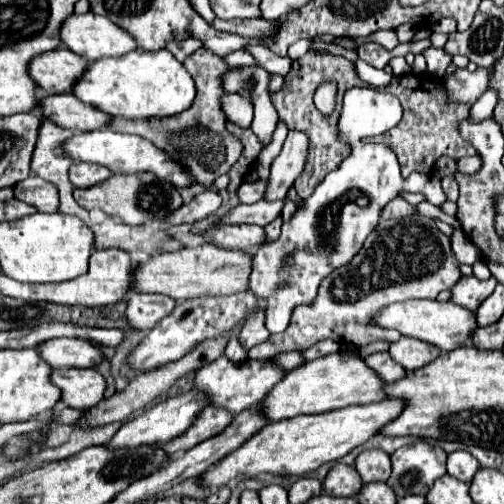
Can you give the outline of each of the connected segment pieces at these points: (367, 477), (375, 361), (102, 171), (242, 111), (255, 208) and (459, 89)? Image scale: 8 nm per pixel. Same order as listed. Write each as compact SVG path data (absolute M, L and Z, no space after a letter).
M370 449L370 451L362 451L356 457L356 465L354 465L362 477L364 483L372 483L372 481L388 481L388 475L392 471L392 463L390 463L390 455L384 453L382 449Z
M372 353L372 355L364 357L364 363L366 363L372 371L376 371L378 377L380 377L382 381L386 381L386 383L396 381L396 379L400 379L400 377L406 375L406 371L404 371L398 363L392 363L392 359L390 359L388 353Z
M74 163L68 171L70 181L74 187L92 187L96 183L102 183L104 179L108 179L112 175L112 171L108 171L102 165L92 165L92 163Z
M224 95L224 113L230 121L240 127L250 127L252 123L252 101L242 95Z
M284 199L260 201L252 205L238 205L222 219L222 223L256 223L264 227L282 215L282 207L284 207Z
M478 67L474 73L468 69L458 69L454 75L446 75L442 89L446 93L448 103L476 103L476 99L488 89L490 69Z

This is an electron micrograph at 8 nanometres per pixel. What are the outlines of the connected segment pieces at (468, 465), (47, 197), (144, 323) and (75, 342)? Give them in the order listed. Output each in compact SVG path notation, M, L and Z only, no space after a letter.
M454 451L448 455L448 475L470 483L472 475L480 469L478 459L468 451Z
M28 177L14 187L14 197L38 207L42 213L56 213L58 209L58 191L52 183L40 177Z
M132 293L126 303L126 321L134 329L152 329L160 319L172 313L176 301L166 295Z
M48 339L36 347L40 351L40 357L54 369L62 367L94 367L98 365L104 355L102 351L86 341L86 339Z

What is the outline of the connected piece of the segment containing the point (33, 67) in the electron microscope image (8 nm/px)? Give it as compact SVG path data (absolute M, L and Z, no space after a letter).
M58 47L56 51L44 51L44 55L36 55L36 59L32 59L28 65L28 75L44 95L58 95L72 89L74 79L84 73L86 65L88 61L84 57L66 47Z

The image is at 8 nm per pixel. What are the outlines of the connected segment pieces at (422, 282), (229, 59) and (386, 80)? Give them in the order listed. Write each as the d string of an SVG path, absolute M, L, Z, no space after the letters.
M412 213L402 219L380 221L368 235L356 257L344 267L338 267L320 283L320 291L310 305L300 305L292 313L290 325L280 335L270 335L266 343L248 351L248 359L268 359L282 351L302 351L322 339L332 339L342 345L364 347L372 341L394 343L402 335L366 325L368 319L388 303L408 299L436 299L444 289L452 289L462 277L448 237L438 231L430 217Z
M232 51L230 55L226 55L222 59L224 59L224 63L230 63L230 67L234 67L234 65L254 65L252 55L248 55L246 51Z
M356 61L356 73L358 73L358 77L364 81L364 83L368 83L368 85L372 85L372 87L386 87L386 85L390 85L392 83L392 75L390 73L386 73L386 71L382 71L382 69L372 69L368 63L364 63L364 61Z

